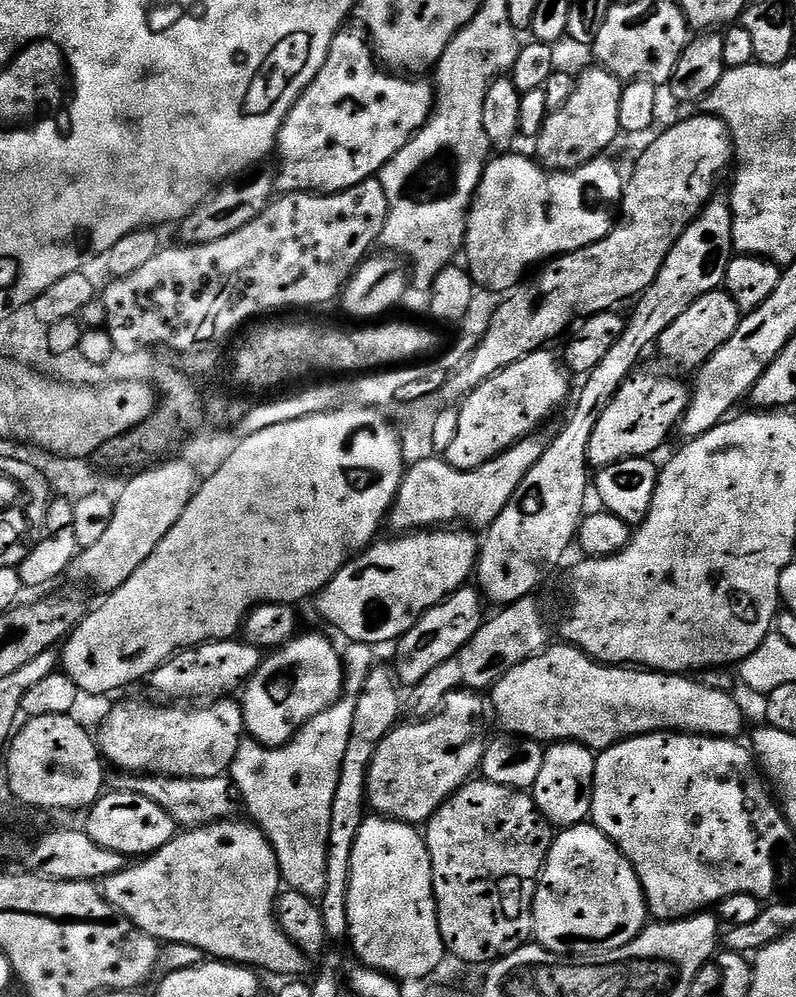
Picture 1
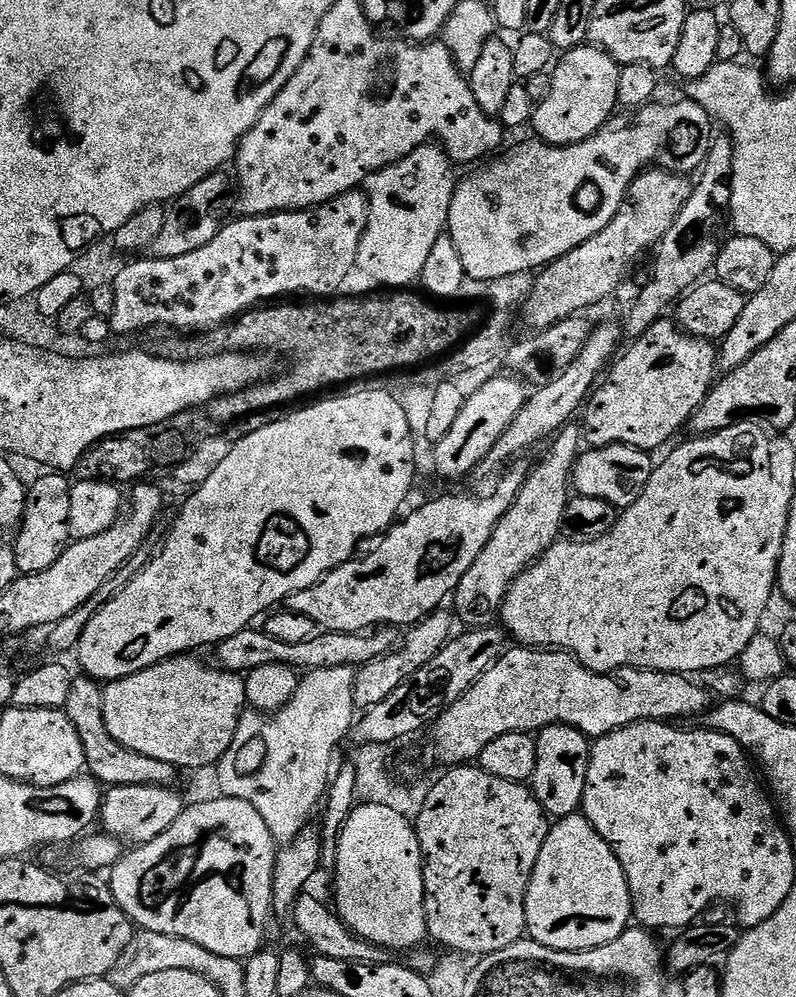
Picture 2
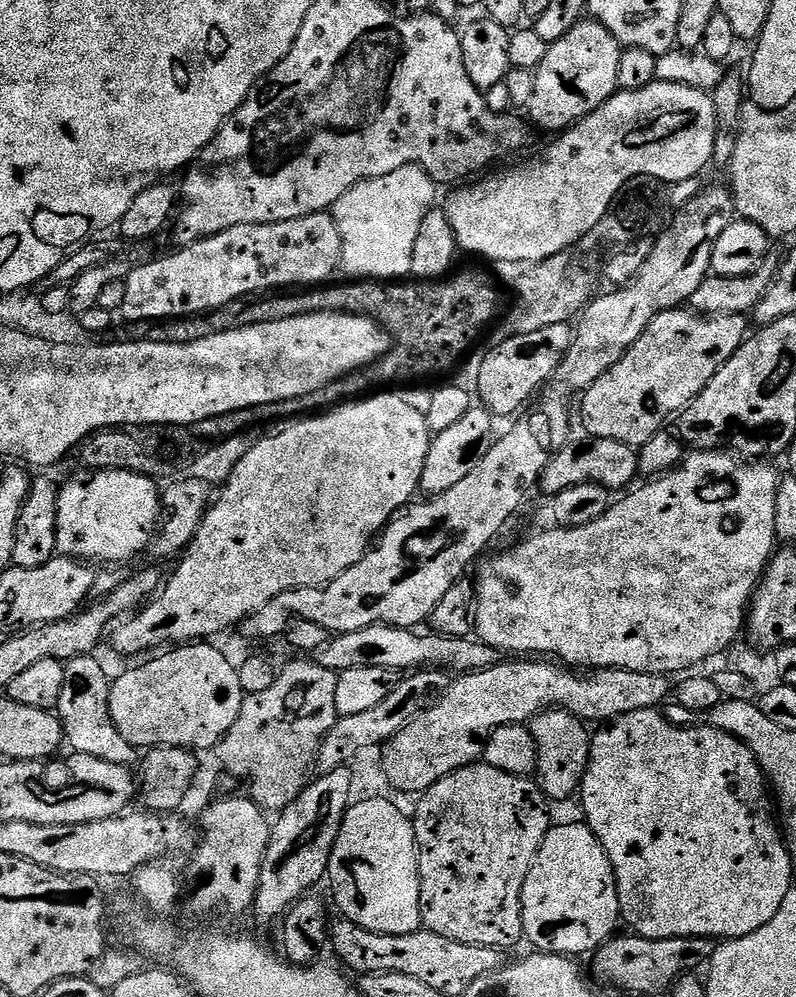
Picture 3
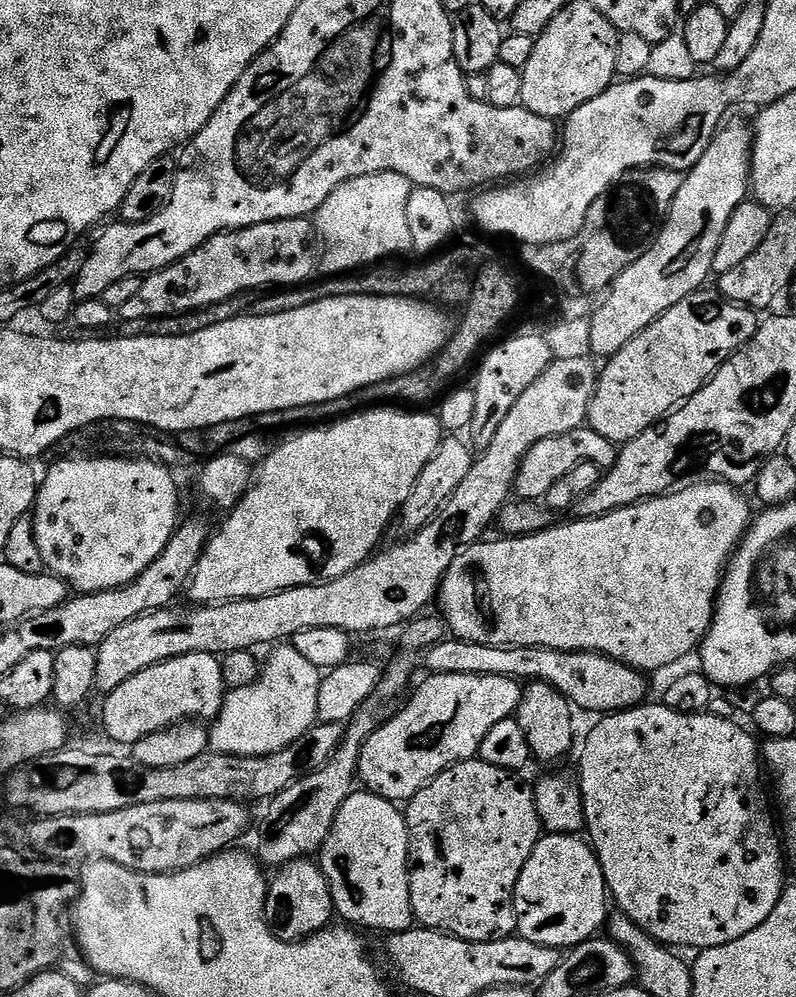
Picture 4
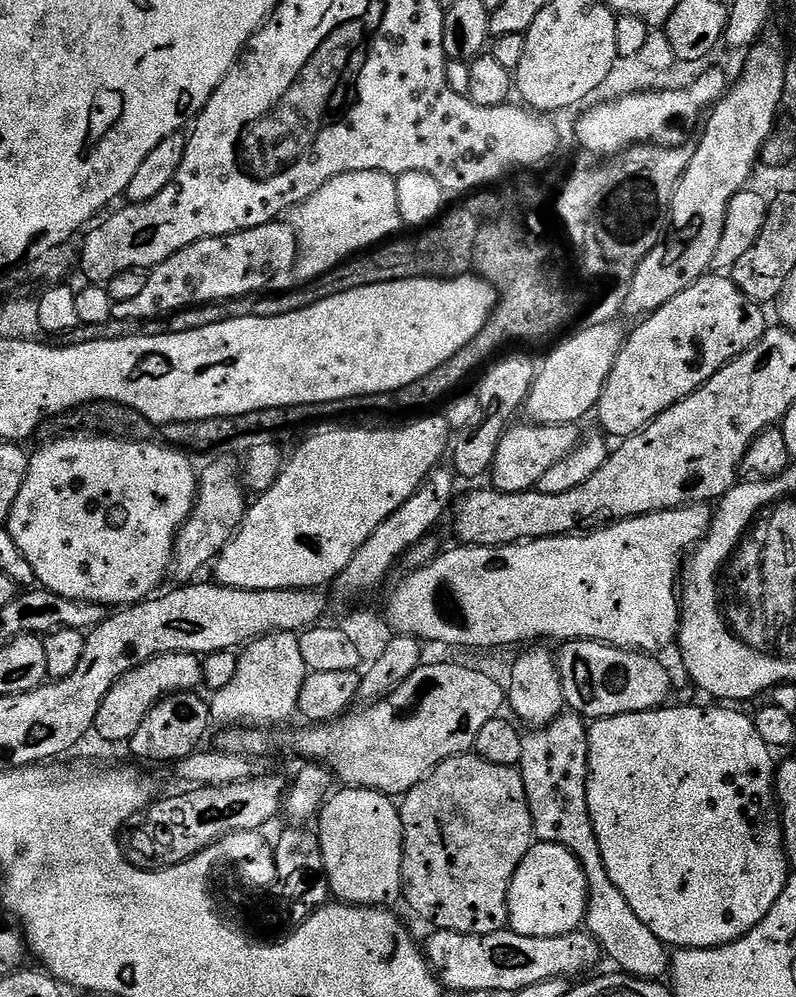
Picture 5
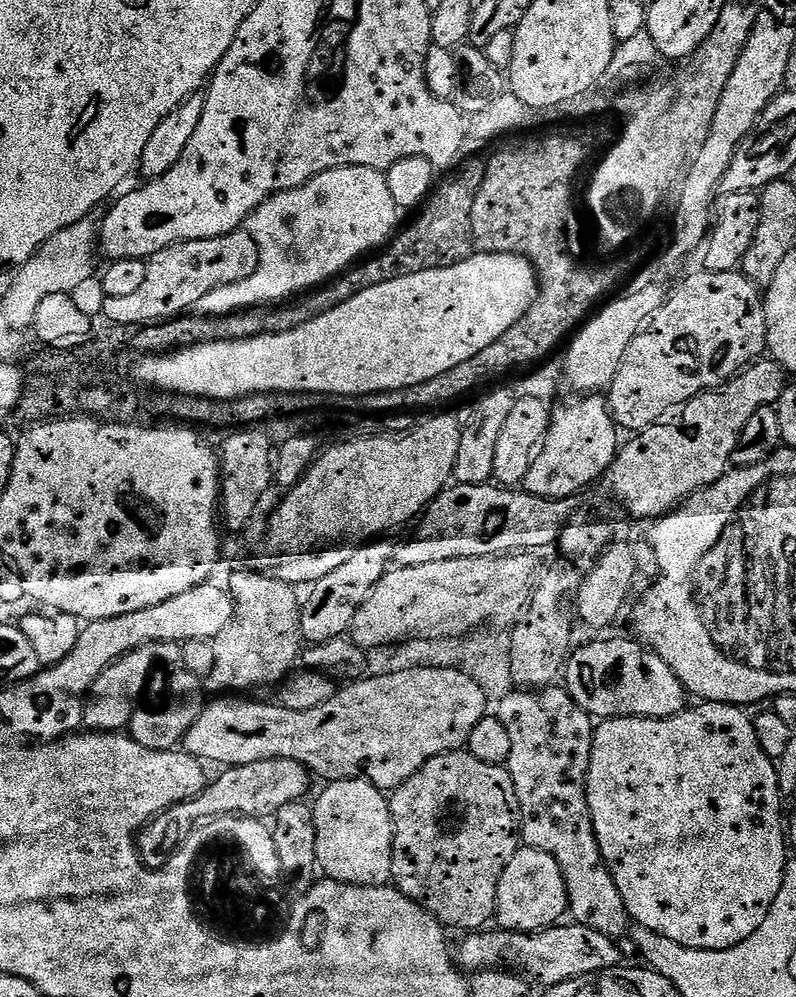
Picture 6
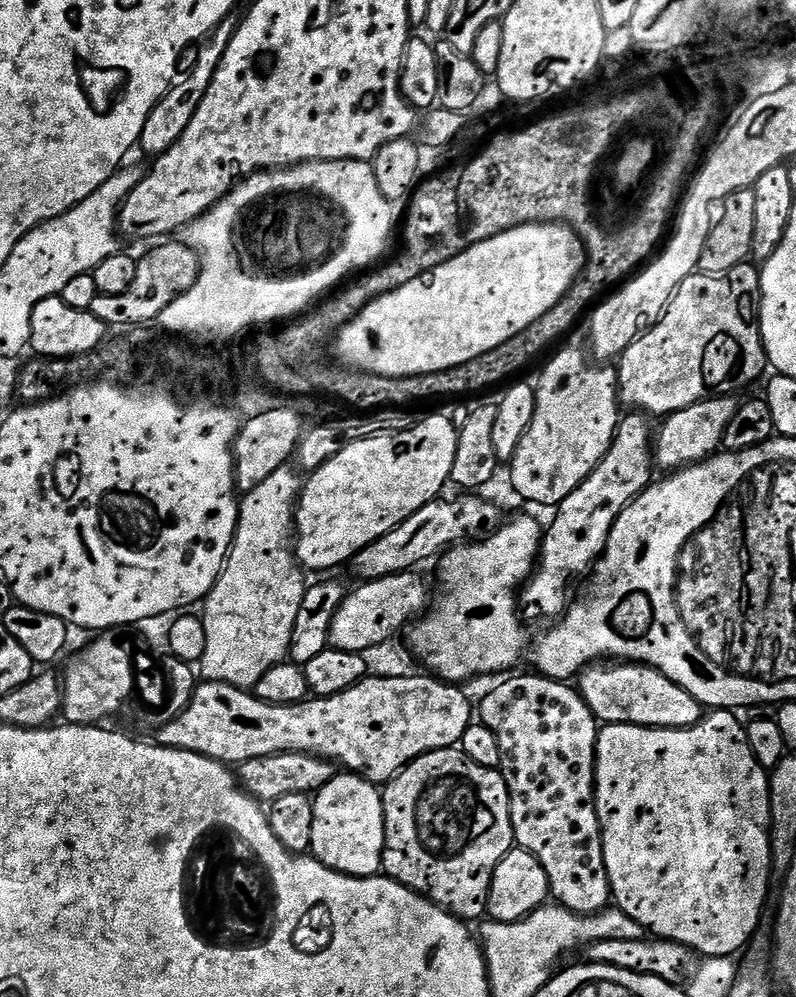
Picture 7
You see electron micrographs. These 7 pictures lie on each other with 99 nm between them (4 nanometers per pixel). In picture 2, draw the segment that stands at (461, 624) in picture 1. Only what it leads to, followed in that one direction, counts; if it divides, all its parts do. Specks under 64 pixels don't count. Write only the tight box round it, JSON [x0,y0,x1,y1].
[354,610,454,710]

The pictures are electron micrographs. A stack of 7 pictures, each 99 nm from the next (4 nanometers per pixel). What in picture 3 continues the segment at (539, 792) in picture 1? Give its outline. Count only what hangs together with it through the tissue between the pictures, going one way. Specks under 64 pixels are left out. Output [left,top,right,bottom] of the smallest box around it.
[530,708,592,801]

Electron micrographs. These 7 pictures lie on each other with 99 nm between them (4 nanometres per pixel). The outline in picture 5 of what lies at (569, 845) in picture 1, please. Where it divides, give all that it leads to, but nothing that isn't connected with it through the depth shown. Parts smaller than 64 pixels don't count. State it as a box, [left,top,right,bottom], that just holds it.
[508,843,588,938]

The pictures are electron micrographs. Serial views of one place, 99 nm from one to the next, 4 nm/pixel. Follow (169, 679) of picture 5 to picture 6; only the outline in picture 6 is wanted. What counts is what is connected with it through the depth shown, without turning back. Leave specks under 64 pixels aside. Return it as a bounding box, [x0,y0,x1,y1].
[83,646,161,734]

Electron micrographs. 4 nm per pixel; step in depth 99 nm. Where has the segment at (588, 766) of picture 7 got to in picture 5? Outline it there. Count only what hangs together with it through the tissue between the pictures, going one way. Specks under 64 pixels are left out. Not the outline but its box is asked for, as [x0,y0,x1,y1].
[518,714,670,981]

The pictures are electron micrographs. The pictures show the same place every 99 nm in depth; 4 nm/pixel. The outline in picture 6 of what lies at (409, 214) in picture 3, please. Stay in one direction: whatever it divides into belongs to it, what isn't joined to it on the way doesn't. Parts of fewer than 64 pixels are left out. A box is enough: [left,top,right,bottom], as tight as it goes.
[198,166,398,316]

